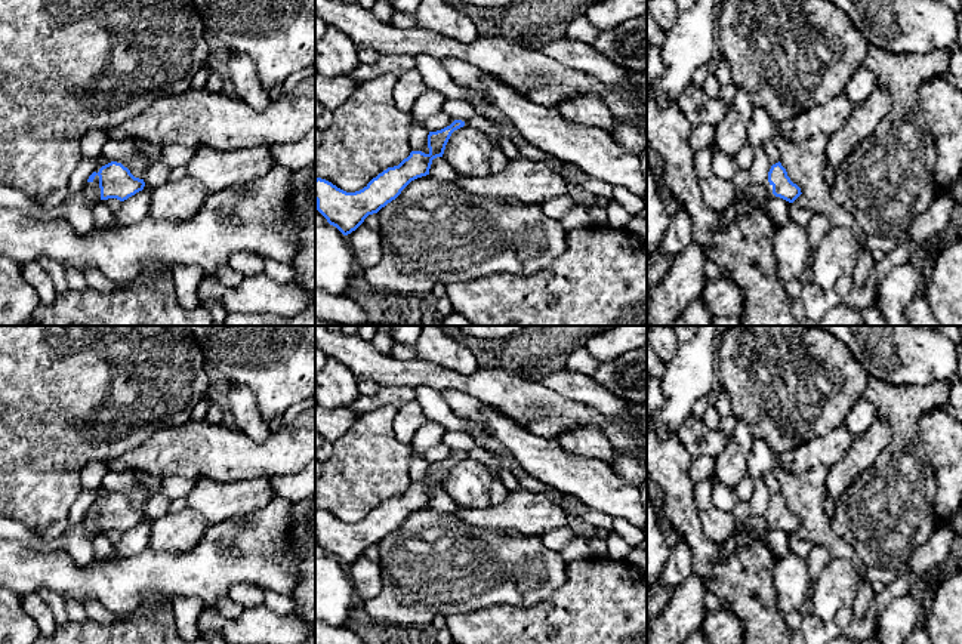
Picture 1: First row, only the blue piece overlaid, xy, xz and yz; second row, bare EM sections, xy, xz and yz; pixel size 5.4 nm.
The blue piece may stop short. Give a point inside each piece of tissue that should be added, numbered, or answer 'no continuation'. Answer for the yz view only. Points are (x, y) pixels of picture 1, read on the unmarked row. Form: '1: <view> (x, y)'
1: yz (752, 526)

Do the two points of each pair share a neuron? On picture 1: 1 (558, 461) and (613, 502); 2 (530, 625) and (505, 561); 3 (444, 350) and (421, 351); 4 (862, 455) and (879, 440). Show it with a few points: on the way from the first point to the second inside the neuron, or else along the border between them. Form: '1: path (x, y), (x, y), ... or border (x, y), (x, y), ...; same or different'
1: path (572, 474), (591, 480), (600, 489); same
2: path (518, 609), (505, 595), (505, 578); same
3: path (438, 350), (426, 350); same
4: path (866, 450), (875, 441); same

